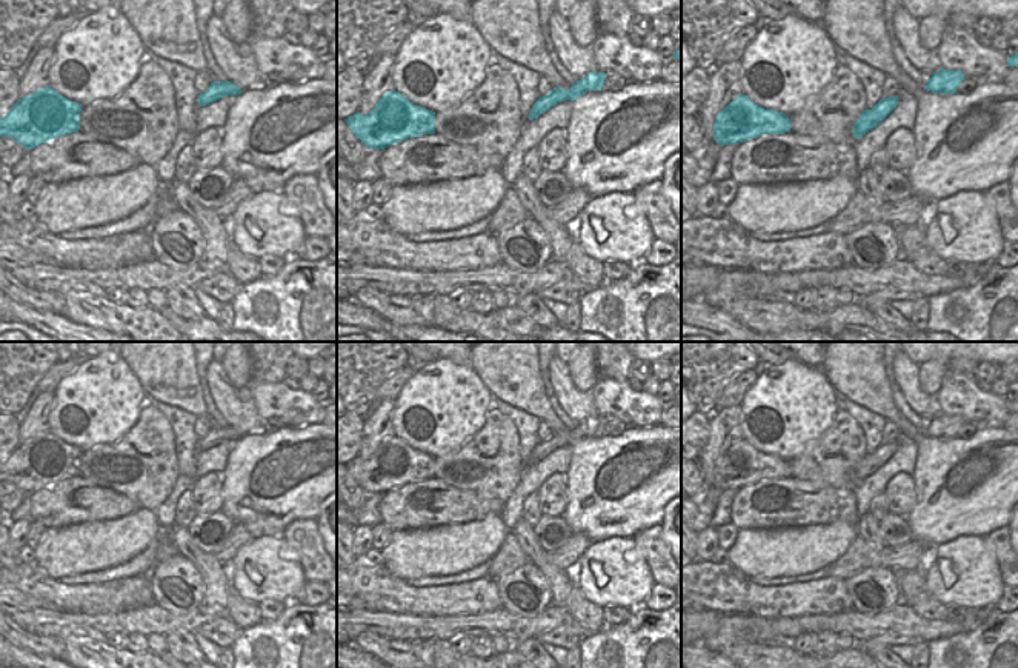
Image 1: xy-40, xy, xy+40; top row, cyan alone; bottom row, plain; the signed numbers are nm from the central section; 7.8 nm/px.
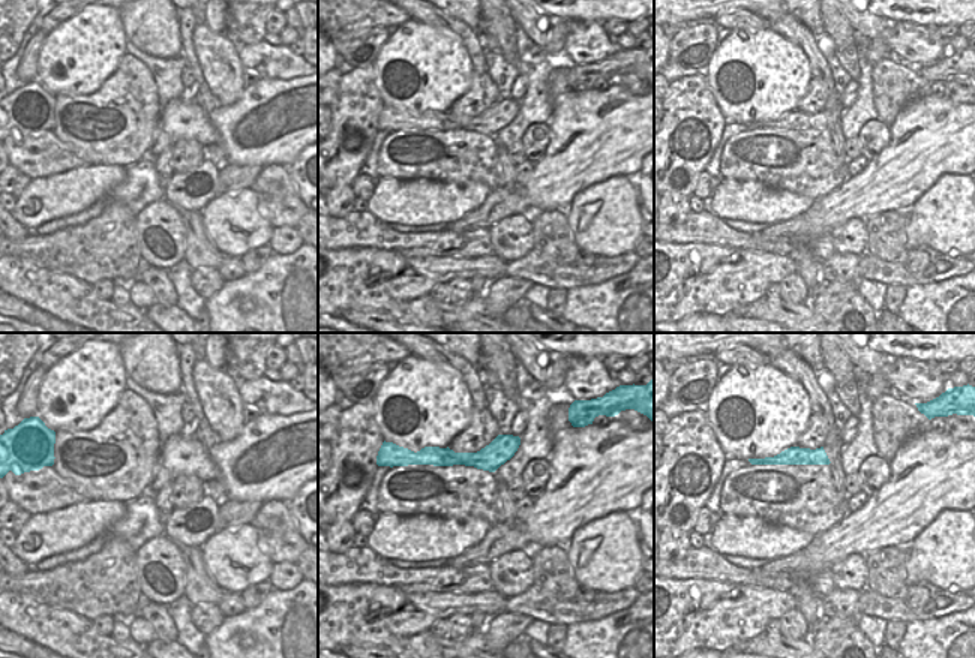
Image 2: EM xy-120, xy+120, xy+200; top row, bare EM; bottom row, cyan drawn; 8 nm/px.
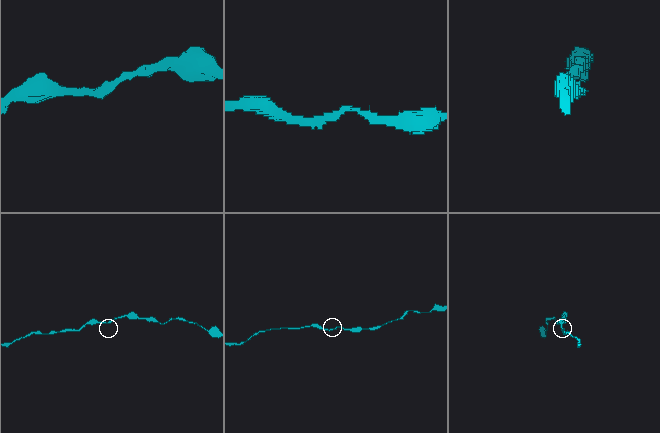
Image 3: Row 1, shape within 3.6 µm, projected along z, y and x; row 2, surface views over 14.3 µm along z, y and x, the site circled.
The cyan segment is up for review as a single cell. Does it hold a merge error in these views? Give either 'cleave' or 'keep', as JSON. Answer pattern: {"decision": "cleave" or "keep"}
{"decision": "keep"}

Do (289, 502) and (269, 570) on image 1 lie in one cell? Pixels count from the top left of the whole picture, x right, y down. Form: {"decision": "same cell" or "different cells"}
{"decision": "different cells"}

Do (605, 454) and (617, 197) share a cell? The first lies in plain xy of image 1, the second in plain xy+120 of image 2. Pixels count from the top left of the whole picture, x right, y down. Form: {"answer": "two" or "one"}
{"answer": "two"}

